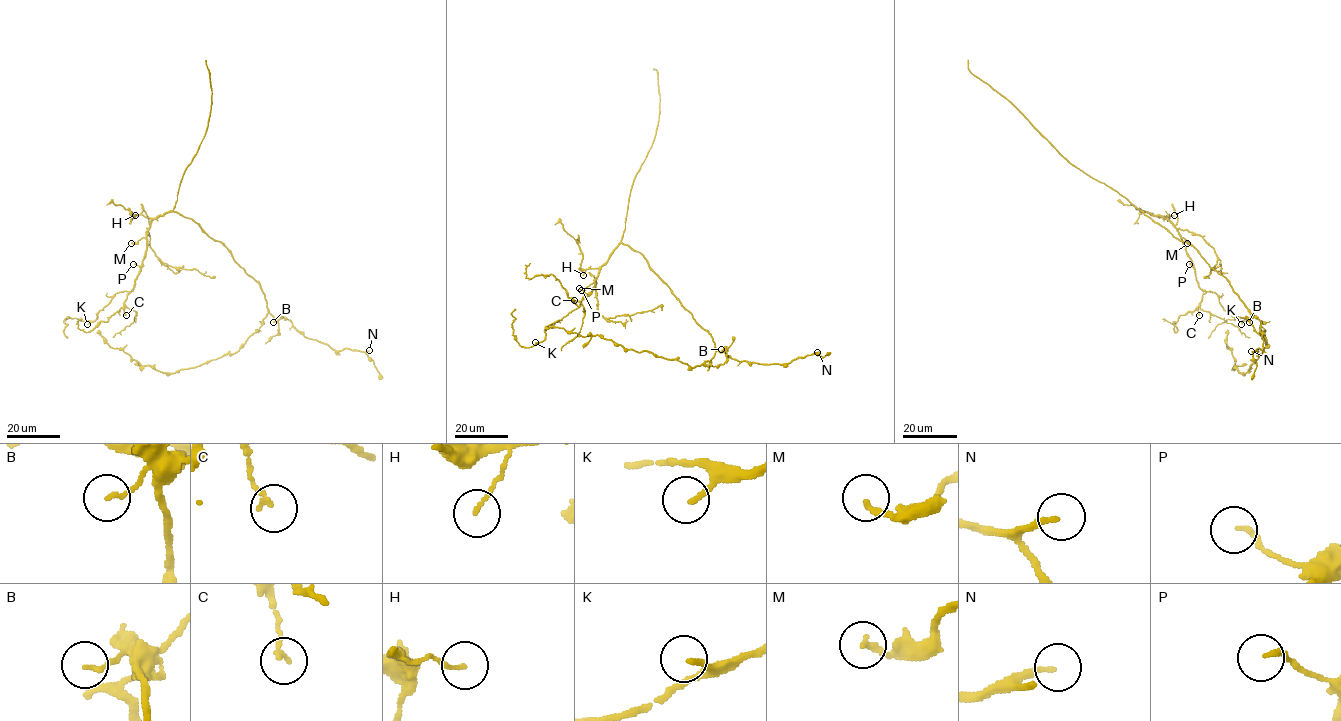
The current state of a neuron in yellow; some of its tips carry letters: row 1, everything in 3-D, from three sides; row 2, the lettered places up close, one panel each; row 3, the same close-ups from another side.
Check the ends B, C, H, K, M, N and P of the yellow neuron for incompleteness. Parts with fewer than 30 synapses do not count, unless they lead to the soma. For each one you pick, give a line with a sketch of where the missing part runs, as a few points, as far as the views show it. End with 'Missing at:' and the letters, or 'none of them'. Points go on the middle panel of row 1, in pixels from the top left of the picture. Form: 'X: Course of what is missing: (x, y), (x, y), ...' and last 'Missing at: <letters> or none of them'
Missing at: N

